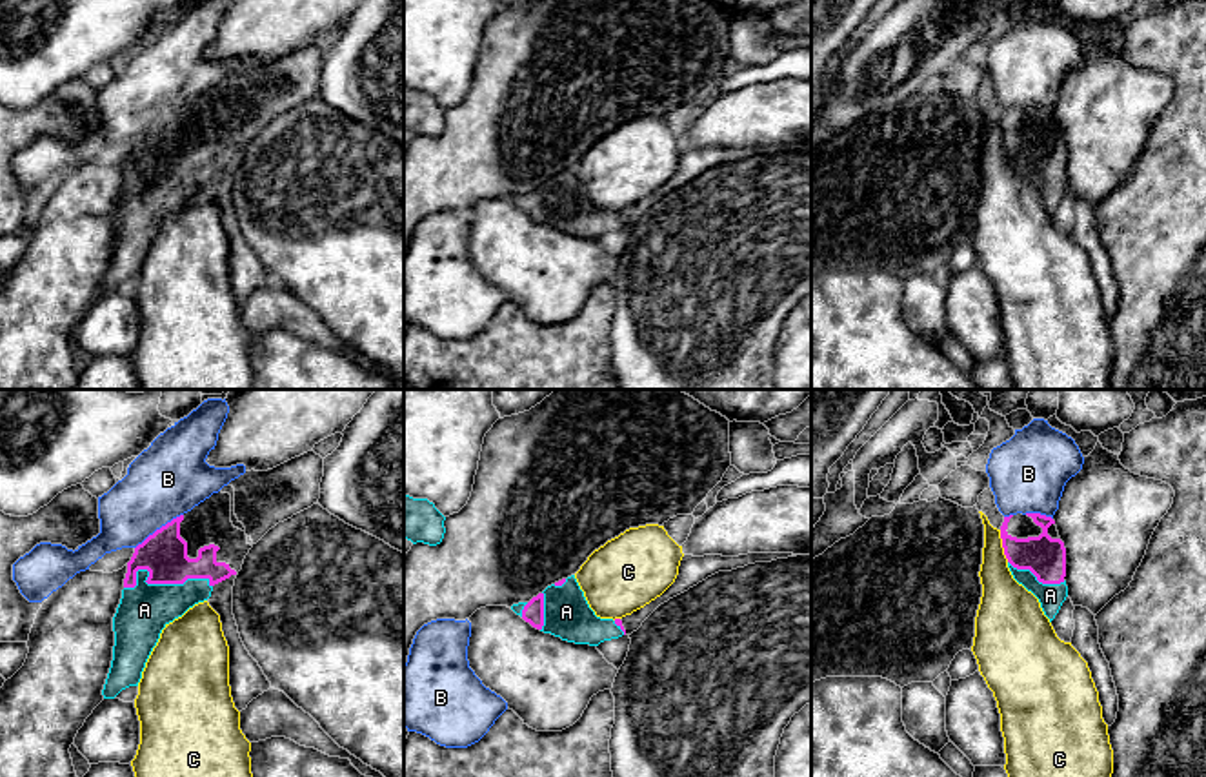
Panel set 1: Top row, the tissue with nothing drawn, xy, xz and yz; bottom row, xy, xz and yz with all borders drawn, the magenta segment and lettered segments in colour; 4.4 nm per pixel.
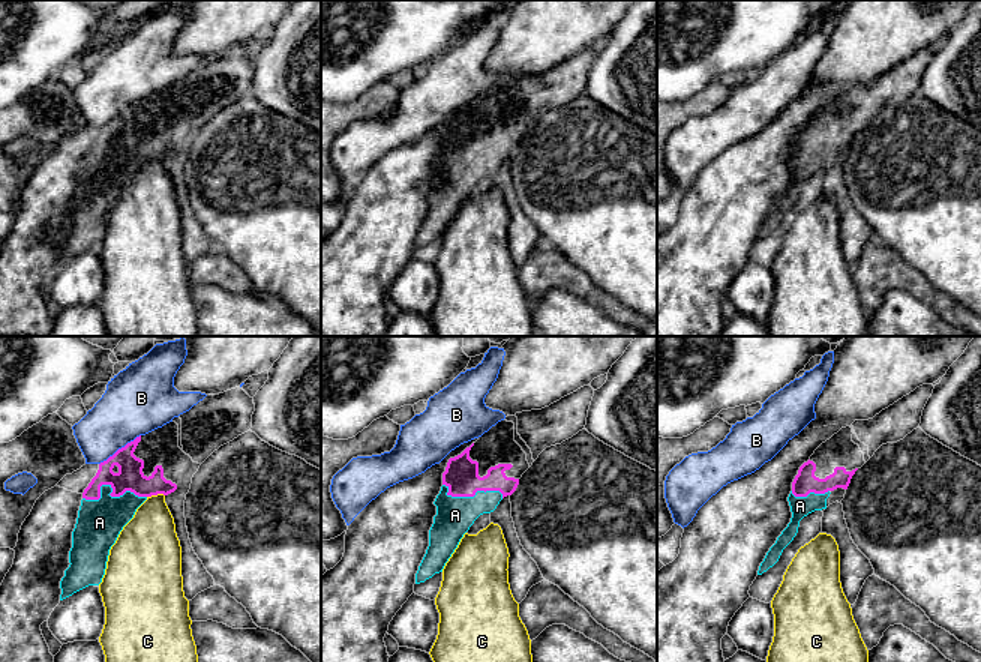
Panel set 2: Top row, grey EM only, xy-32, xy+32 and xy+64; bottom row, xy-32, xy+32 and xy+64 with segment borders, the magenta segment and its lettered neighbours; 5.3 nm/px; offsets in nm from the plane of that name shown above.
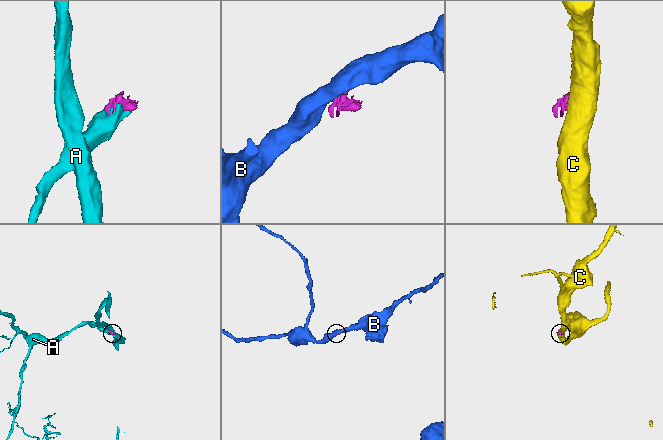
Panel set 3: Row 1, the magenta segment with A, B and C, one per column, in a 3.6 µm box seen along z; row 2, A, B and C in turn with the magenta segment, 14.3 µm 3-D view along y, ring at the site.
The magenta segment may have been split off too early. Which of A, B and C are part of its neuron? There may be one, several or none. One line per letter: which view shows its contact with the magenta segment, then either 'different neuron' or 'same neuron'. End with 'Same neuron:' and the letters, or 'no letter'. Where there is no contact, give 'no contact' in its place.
A: xy | same neuron
B: xy | different neuron
C: yz | different neuron
Same neuron: A

